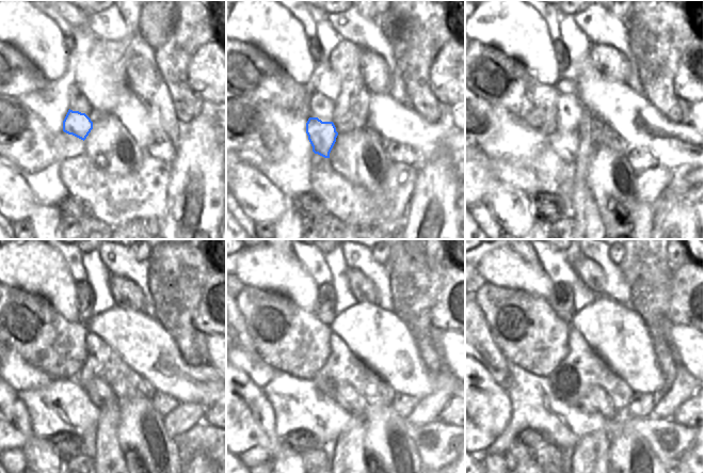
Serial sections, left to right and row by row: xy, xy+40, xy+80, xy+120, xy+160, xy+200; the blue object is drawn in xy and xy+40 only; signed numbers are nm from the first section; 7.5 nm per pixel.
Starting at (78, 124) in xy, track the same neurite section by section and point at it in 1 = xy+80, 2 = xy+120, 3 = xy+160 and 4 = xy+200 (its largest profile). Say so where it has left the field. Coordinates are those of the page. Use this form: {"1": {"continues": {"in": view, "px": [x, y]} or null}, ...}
{"1": {"continues": {"in": "xy+80", "px": [568, 145]}}, "2": {"continues": {"in": "xy+120", "px": [99, 392]}}, "3": {"continues": {"in": "xy+160", "px": [347, 397]}}, "4": {"continues": {"in": "xy+200", "px": [596, 401]}}}

